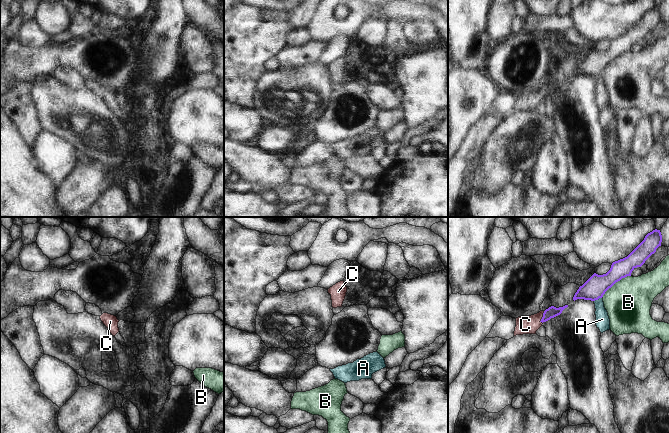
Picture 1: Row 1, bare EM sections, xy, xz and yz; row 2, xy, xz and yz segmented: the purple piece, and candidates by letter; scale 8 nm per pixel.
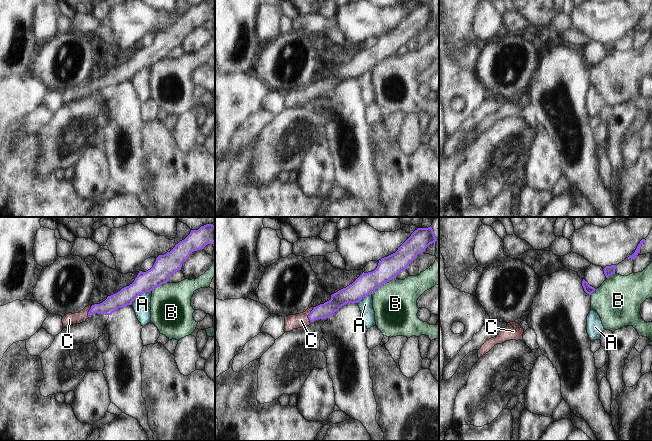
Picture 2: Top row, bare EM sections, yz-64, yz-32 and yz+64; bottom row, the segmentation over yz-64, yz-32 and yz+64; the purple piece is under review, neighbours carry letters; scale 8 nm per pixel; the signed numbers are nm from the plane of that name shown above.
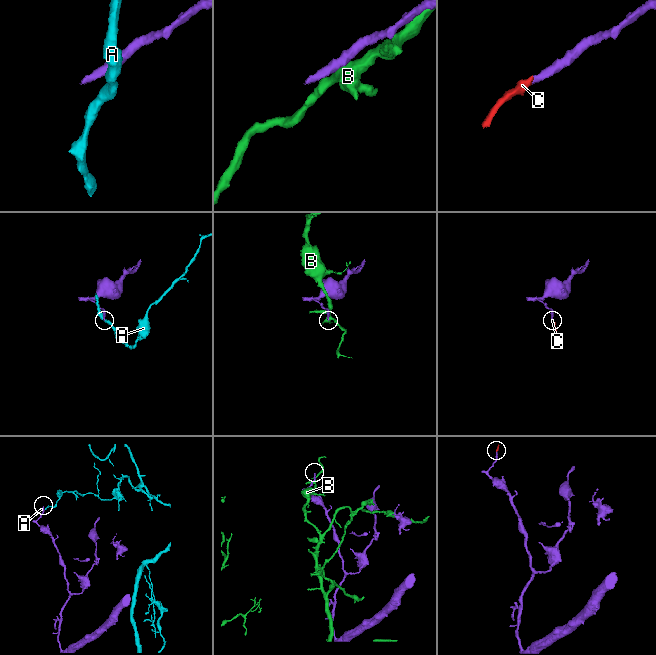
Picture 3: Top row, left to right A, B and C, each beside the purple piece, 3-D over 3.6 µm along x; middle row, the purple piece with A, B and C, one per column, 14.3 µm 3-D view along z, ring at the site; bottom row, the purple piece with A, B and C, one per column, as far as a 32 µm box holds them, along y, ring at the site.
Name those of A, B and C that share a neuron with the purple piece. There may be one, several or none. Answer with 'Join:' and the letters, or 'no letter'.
Join: C

